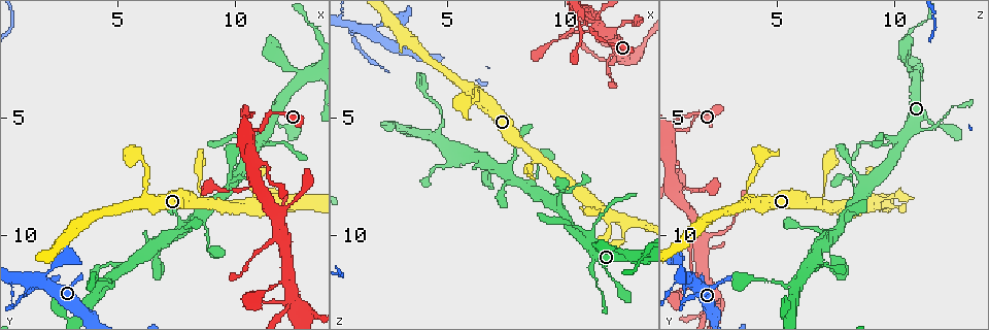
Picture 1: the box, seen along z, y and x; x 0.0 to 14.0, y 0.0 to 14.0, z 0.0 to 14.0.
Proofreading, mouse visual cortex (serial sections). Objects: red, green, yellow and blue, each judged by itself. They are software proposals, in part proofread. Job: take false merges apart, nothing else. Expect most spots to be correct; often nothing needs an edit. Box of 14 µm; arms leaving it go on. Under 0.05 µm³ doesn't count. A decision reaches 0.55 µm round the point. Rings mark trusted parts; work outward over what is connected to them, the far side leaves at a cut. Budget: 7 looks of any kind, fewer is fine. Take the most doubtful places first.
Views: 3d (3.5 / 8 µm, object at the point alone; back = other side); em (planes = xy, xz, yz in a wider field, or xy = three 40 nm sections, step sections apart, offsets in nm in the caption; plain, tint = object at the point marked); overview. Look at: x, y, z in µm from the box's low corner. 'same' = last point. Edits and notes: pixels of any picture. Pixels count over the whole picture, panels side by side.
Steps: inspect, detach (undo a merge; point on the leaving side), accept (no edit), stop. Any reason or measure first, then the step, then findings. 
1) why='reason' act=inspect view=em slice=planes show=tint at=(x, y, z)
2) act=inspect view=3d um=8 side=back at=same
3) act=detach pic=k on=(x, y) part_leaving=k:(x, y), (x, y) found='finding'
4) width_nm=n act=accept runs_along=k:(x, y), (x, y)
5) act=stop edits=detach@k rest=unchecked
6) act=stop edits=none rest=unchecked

why='sudden change in width' act=inspect view=3d um=8 side=back at=(1.0, 12.5, 1.0)

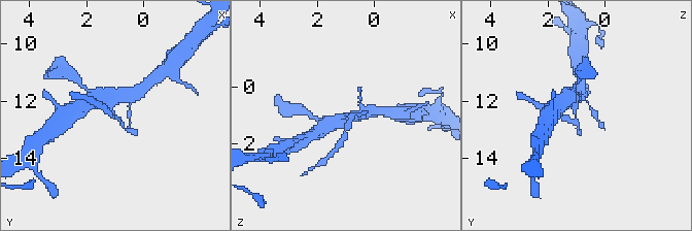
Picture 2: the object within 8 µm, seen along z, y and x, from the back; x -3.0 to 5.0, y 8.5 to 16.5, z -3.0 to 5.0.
why='closer look' act=inspect view=3d um=3.5 at=(1.0, 12.4, 1.1)

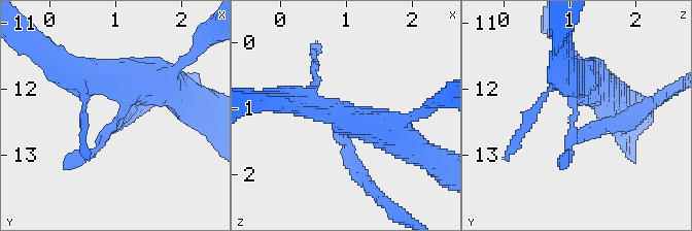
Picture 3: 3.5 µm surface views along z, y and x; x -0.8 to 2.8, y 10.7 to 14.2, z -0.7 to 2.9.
why='need the tissue' act=inspect view=em slice=planes show=tint at=(1.05, 12.45, 1.05)

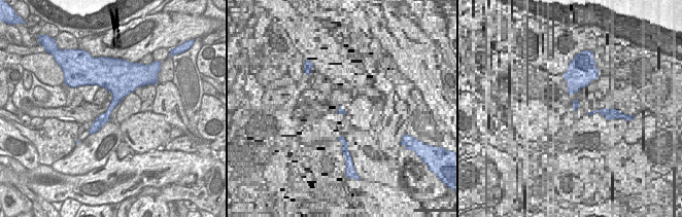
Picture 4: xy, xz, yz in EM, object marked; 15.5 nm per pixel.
act=accept runs_along=3:(162, 84), (139, 84), (124, 119) found='all the same cell'

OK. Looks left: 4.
act=inspect view=3d um=3.5 at=(12.1, 10.1, 1.7)

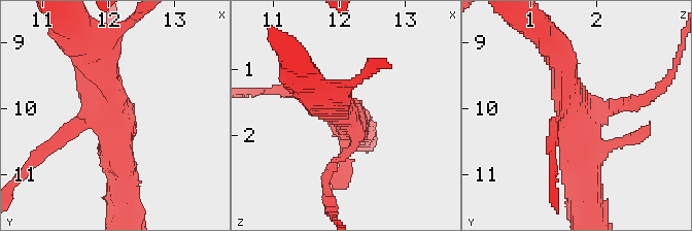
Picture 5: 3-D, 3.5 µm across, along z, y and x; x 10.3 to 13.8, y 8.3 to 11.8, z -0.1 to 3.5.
why='shape alone is not enough' act=inspect view=em slice=xy step=1 show=tint at=(12.15, 10.15, 1.75)

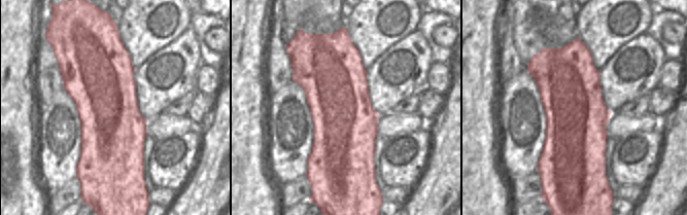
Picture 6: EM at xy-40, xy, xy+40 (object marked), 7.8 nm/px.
act=inspect view=em slice=xy step=2 show=tint at=same

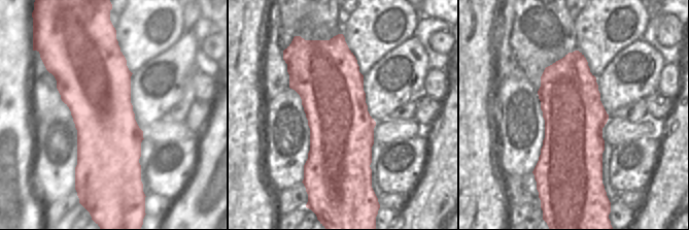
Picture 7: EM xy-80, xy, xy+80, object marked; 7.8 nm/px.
act=accept runs_along=5:(91, 58), (110, 87), (123, 188) found='one cell here'

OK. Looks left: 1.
act=stop edits=none rest=unchecked

